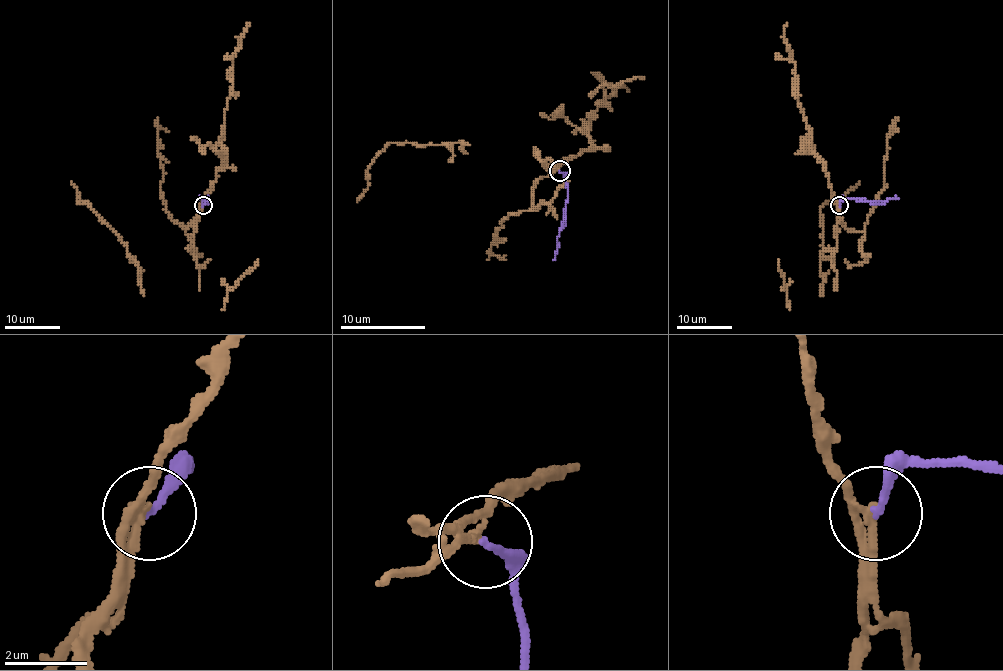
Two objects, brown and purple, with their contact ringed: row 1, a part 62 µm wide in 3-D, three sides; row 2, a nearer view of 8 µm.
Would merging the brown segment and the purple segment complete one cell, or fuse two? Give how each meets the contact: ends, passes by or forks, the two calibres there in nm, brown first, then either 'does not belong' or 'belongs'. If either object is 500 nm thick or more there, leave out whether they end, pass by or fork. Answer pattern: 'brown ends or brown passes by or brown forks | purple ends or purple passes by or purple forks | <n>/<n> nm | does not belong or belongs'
brown passes by | purple ends | 260/190 nm | does not belong

